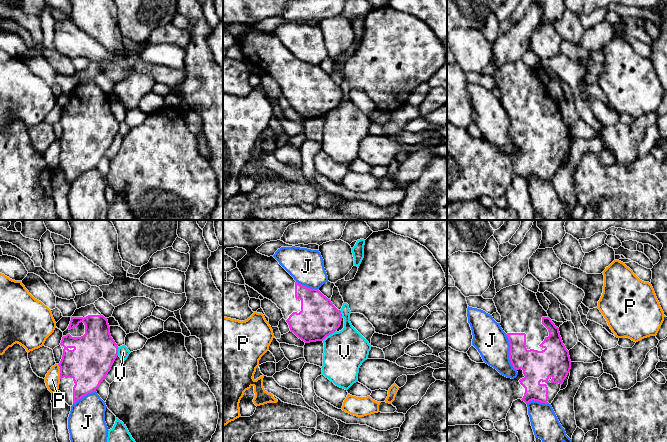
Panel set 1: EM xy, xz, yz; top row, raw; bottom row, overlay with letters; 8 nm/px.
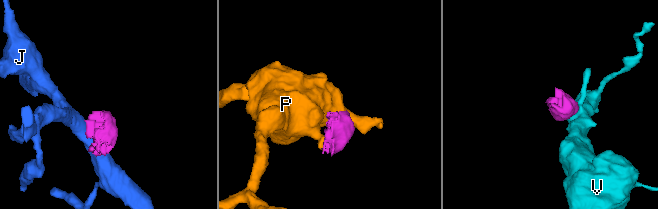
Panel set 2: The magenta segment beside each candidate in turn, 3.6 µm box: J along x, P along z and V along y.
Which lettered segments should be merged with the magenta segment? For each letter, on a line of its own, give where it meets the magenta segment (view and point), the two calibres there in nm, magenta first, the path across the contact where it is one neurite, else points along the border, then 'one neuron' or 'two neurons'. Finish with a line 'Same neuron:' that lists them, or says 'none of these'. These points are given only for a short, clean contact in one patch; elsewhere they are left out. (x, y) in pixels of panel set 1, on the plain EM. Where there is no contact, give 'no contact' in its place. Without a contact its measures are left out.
J: contact yz (509, 128); calibres 240 and 260 nm; two neurons
P: contact xy (60, 147); calibres 340 and 120 nm; border xy (57, 140), (60, 146), (60, 154); two neurons
V: contact xz (328, 111); calibres 320 and 340 nm; border xz (335, 106), (322, 116); two neurons
Same neuron: none of these

